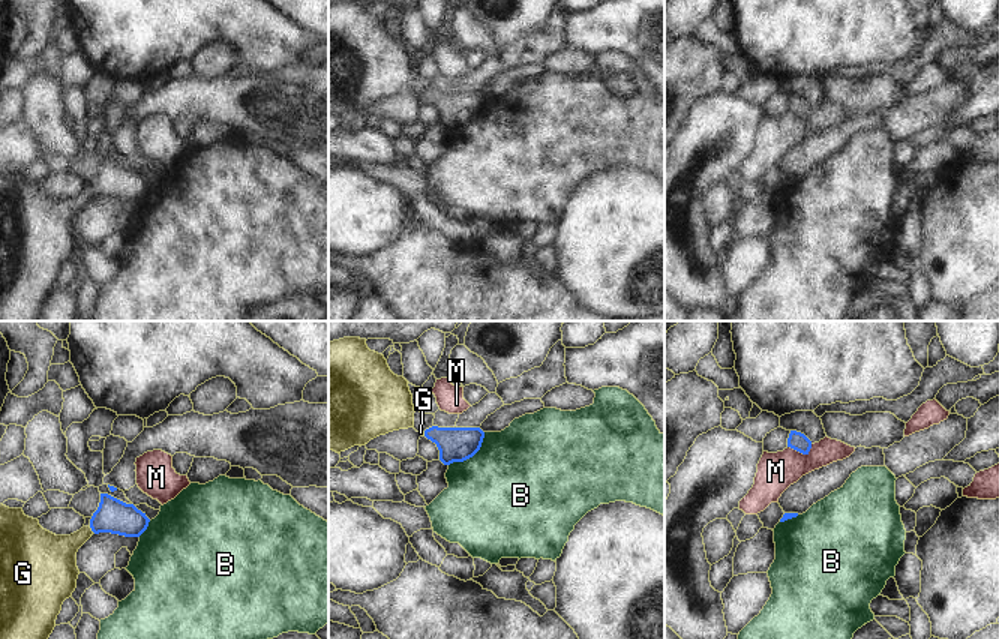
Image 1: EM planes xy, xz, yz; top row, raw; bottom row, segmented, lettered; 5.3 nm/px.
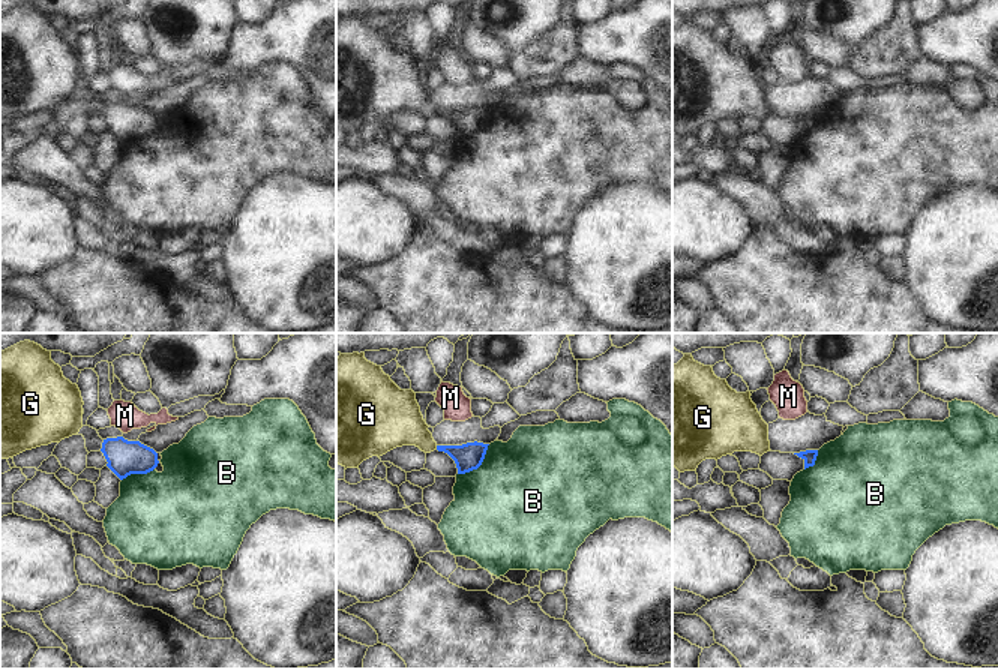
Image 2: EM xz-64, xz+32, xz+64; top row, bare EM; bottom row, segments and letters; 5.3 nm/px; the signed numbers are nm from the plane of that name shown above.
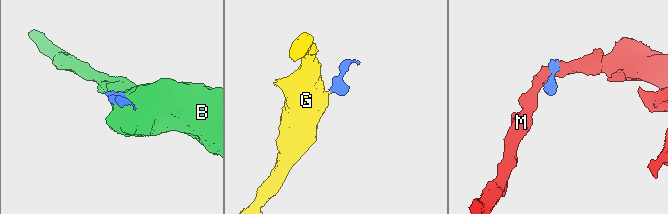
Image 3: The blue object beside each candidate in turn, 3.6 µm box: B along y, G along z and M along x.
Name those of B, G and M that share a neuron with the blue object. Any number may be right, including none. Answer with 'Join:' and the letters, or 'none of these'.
Join: G

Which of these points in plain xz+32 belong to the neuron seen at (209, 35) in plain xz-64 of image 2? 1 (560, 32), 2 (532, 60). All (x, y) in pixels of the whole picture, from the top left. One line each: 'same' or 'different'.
1: different
2: different

